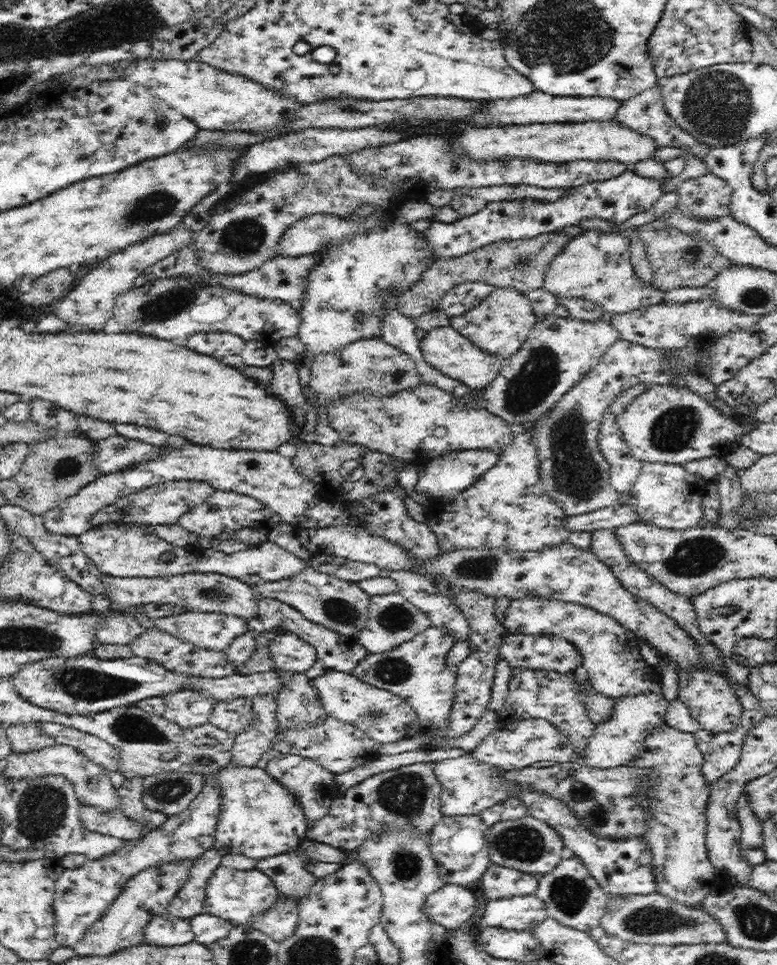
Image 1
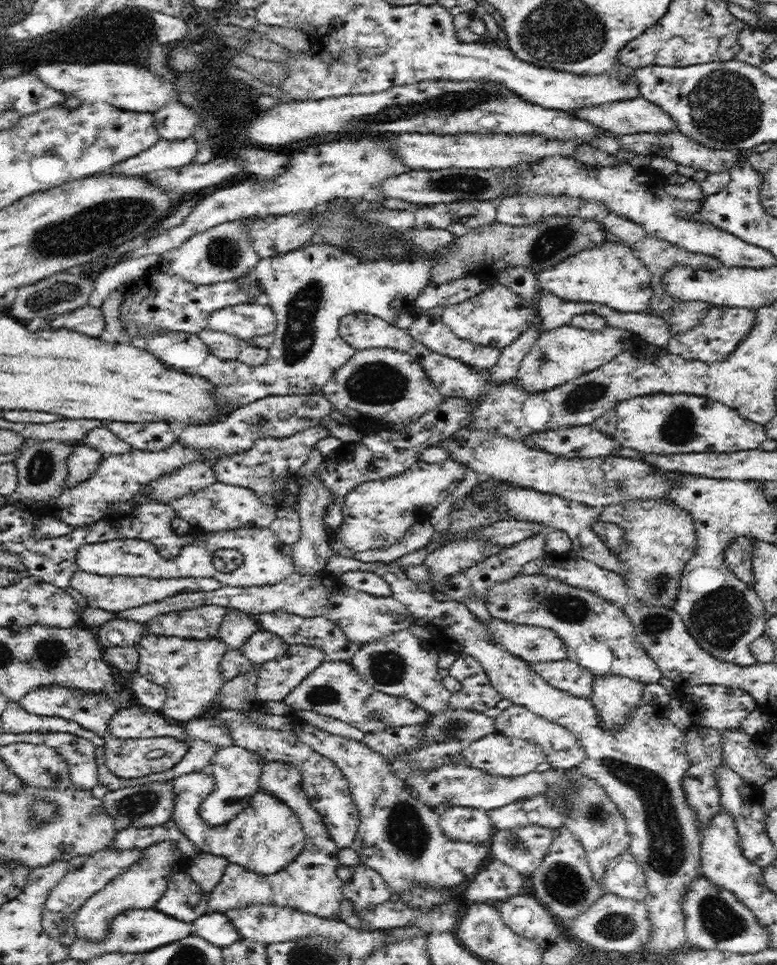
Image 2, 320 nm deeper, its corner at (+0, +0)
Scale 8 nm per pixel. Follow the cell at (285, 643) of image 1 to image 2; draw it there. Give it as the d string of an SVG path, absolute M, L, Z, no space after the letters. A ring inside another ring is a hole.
M258 629L241 648L242 654L254 666L264 666L275 658L282 657L291 647L281 636L269 630Z

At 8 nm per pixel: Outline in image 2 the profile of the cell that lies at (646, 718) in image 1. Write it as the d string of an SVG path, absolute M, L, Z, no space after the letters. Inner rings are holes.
M596 677L591 701L598 715L598 725L613 733L624 730L632 715L647 705L645 688L644 683L628 678Z

